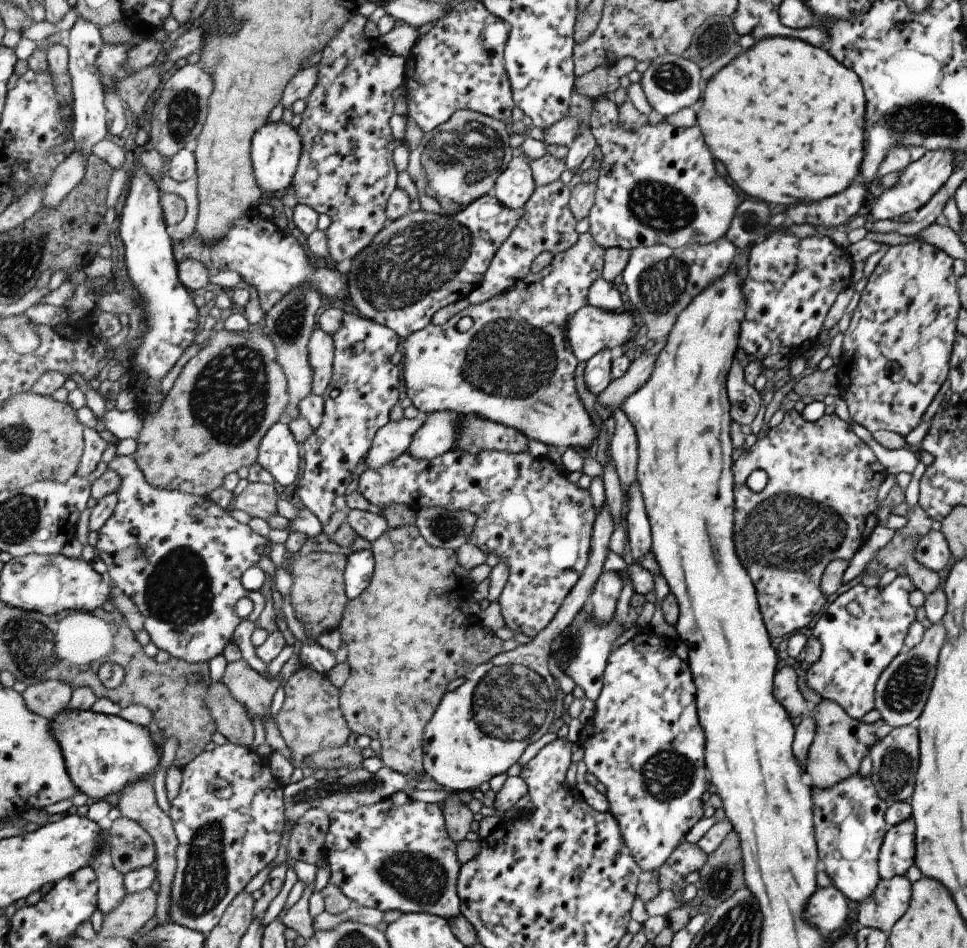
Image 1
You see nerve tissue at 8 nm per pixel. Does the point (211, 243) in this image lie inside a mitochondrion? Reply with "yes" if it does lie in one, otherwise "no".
no

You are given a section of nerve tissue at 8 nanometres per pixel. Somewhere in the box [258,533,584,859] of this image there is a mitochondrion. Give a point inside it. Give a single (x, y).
(513, 703)

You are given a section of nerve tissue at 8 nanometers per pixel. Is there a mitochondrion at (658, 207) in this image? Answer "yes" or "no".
yes

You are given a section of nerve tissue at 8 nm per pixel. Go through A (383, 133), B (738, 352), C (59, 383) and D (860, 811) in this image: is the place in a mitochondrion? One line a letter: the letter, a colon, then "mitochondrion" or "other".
A: other
B: other
C: other
D: mitochondrion

